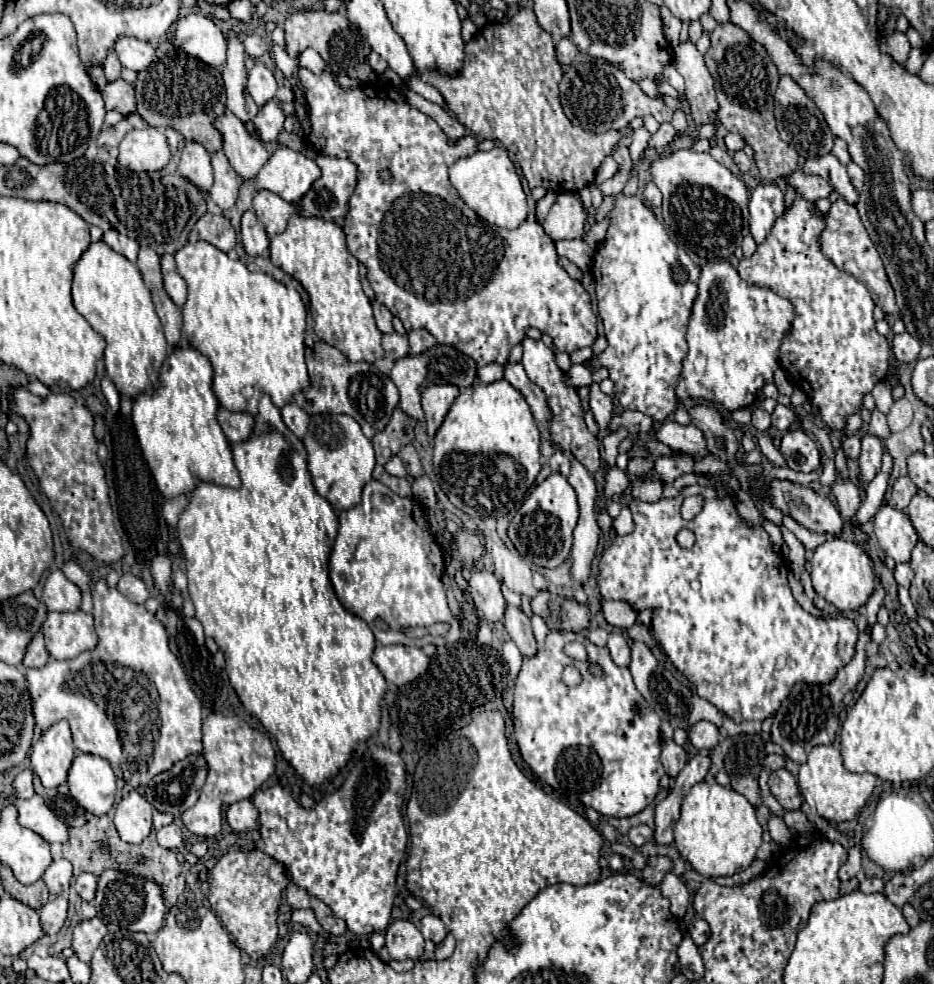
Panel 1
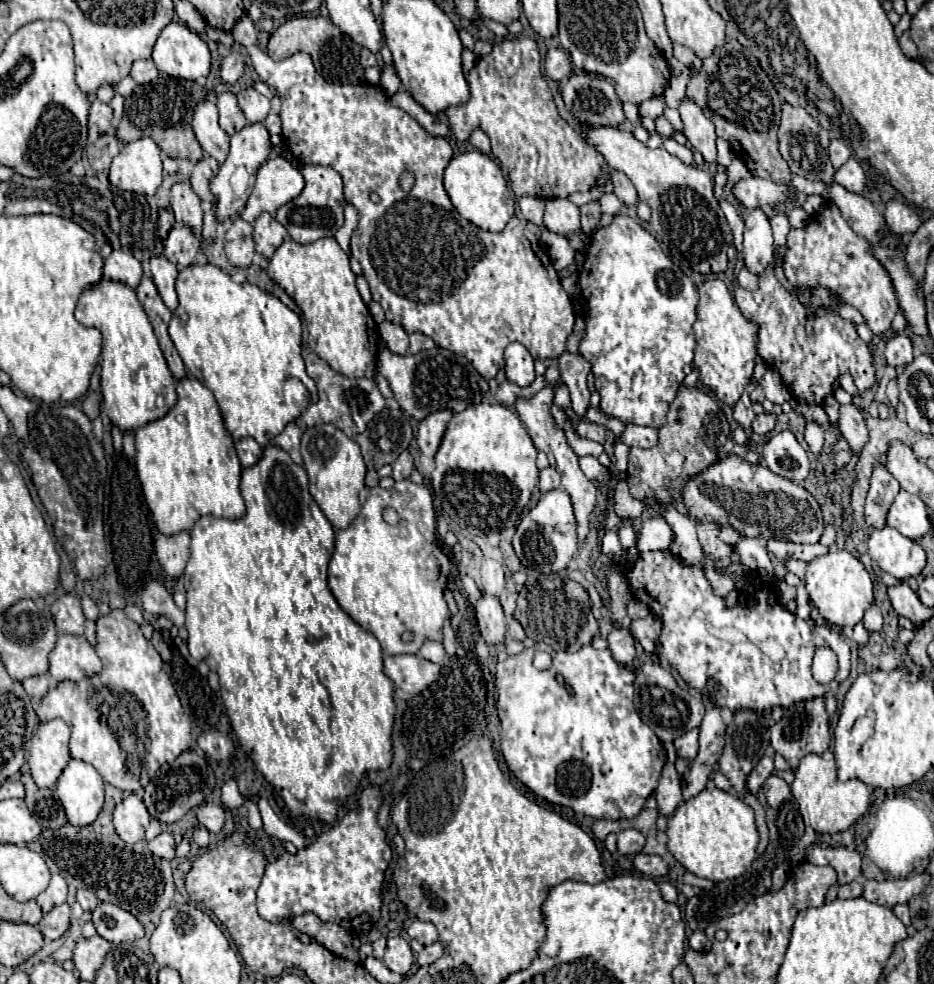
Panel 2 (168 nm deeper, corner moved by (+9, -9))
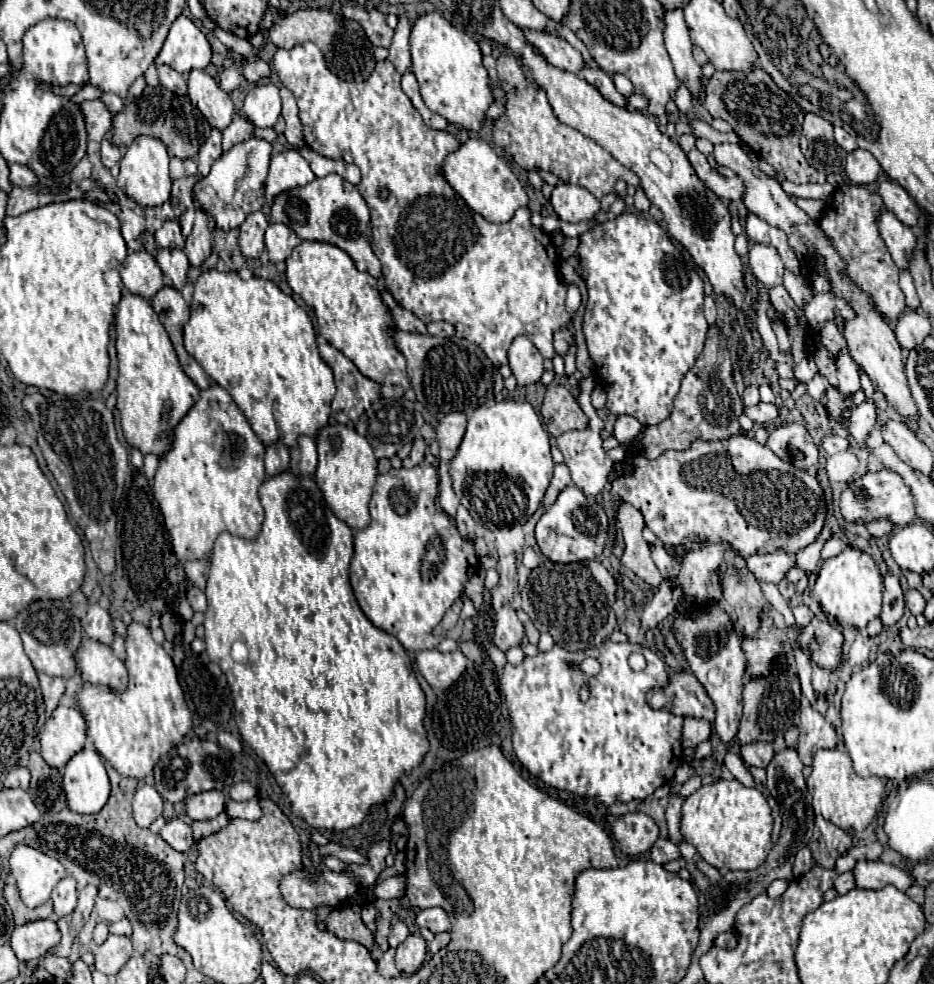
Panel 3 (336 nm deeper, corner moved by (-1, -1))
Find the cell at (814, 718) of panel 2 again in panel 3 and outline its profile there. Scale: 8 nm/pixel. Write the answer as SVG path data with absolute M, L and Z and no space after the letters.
M804 708L800 712L800 736L796 752L800 760L810 766L812 756L820 748L836 748L838 736L834 726L814 708Z

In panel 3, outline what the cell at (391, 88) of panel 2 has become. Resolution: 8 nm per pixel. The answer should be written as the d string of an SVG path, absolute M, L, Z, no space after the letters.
M398 16L398 26L394 30L394 38L392 44L388 48L390 56L388 60L396 66L398 74L404 74L406 70L410 70L410 48L408 48L408 34L410 34L410 22L406 16Z

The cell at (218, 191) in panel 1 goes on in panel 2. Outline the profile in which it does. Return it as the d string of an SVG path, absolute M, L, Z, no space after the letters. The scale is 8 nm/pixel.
M210 156L202 158L202 160L194 166L192 176L190 176L190 182L192 182L194 192L196 192L202 200L212 202L212 194L208 194L208 178L212 178L212 174L216 174L218 168L220 168L218 162L216 162L214 158L210 158Z

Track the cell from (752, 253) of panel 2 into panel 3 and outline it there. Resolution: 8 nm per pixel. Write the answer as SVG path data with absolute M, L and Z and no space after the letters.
M752 244L748 258L750 258L750 266L754 270L754 276L766 288L782 284L784 266L782 266L782 258L778 258L778 250L774 250L774 246Z

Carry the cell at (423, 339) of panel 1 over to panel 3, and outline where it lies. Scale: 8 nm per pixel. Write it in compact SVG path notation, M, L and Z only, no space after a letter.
M430 322L428 326L428 334L434 334L434 336L454 336L454 326L448 324L448 322Z

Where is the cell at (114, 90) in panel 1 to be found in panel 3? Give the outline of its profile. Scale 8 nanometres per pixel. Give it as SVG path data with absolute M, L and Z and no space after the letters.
M98 98L98 100L90 100L90 102L82 102L80 104L84 116L86 116L86 130L88 130L88 138L94 142L100 142L106 132L112 128L112 118L114 114L106 108L106 104Z

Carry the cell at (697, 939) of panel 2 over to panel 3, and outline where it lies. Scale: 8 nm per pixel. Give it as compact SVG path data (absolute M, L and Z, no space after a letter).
M722 932L722 934L718 934L718 938L714 940L714 944L720 946L720 948L734 948L736 942L738 942L738 938L736 938L734 932Z

